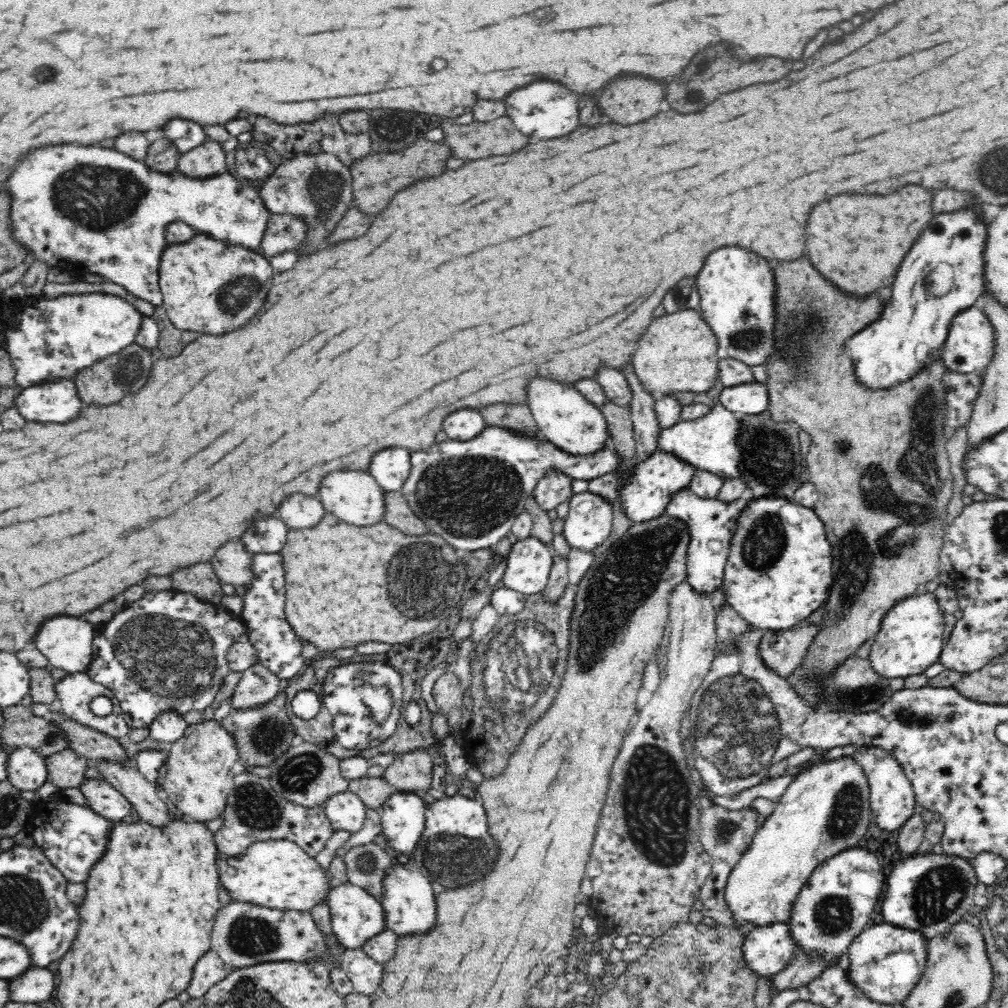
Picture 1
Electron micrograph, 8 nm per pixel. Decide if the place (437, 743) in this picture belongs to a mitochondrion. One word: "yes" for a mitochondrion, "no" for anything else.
no

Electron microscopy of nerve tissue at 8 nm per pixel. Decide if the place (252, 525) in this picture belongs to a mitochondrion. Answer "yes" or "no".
no

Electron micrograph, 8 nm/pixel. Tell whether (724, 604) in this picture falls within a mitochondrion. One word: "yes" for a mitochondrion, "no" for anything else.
no

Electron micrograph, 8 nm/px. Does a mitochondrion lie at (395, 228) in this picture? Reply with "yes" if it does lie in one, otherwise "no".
no

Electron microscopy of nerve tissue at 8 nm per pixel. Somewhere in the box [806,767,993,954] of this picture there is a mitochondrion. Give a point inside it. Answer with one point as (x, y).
(941, 890)

